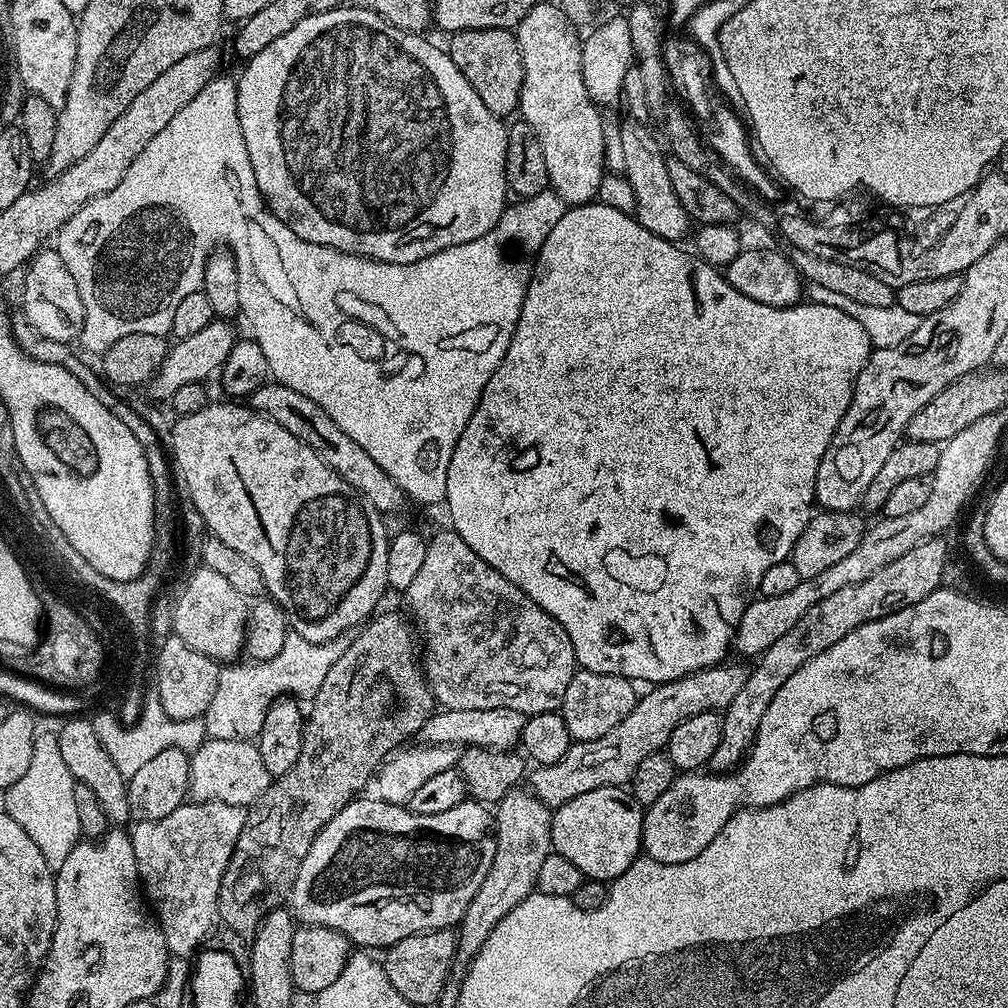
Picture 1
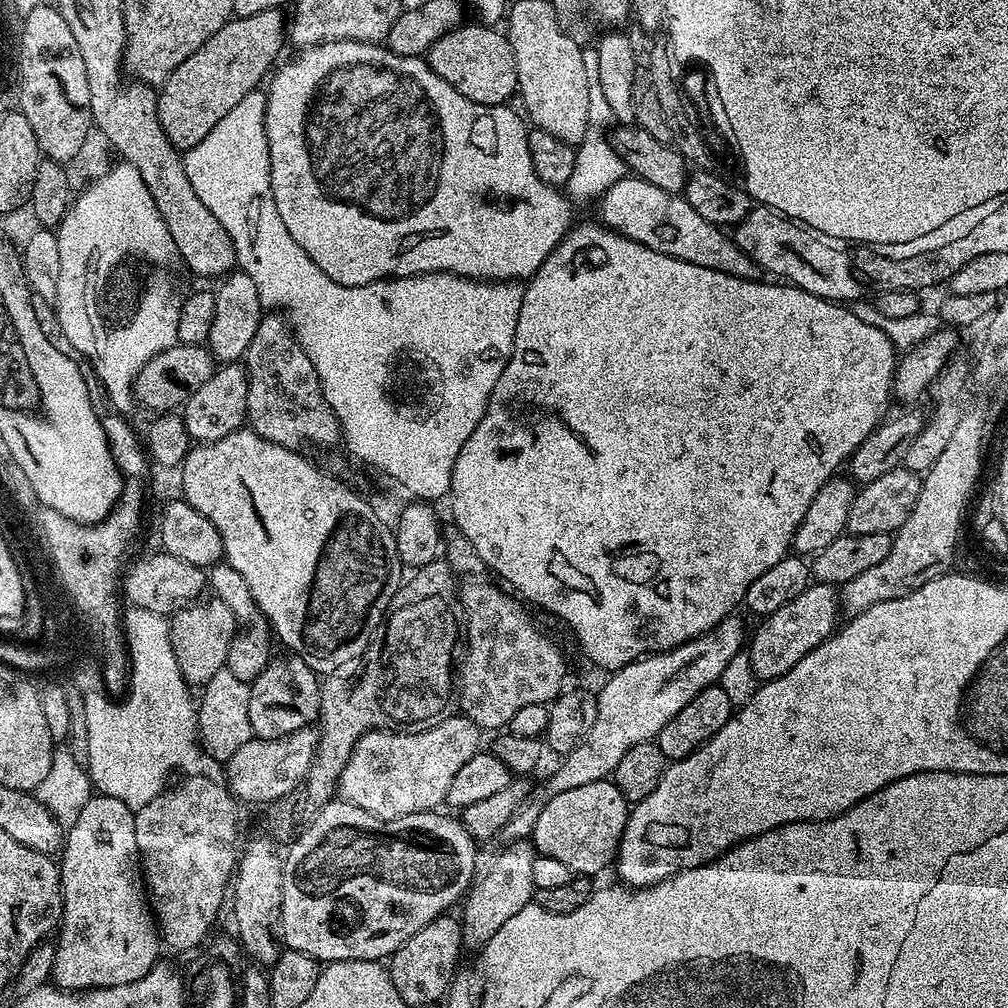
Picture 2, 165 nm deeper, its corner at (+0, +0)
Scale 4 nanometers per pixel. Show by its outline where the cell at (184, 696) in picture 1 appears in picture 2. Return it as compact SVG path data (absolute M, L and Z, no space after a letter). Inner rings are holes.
M200 598L177 608L171 613L168 625L178 670L192 686L204 686L218 670L225 667L232 641L238 632L238 623L229 606L215 598L204 599Z

